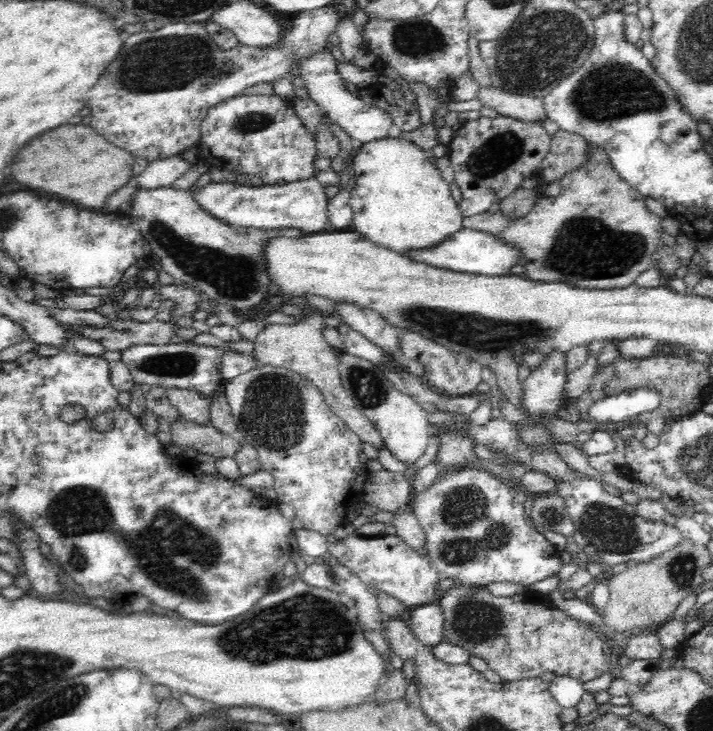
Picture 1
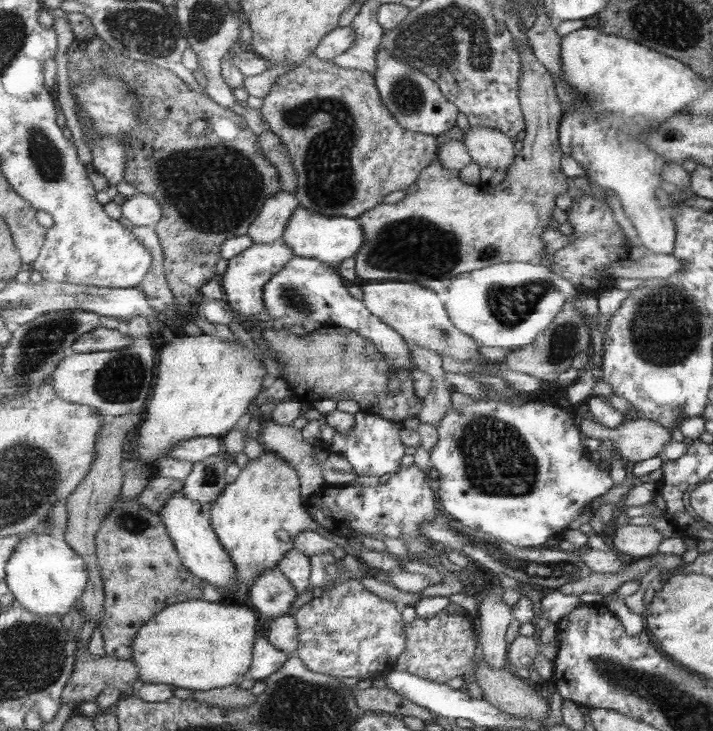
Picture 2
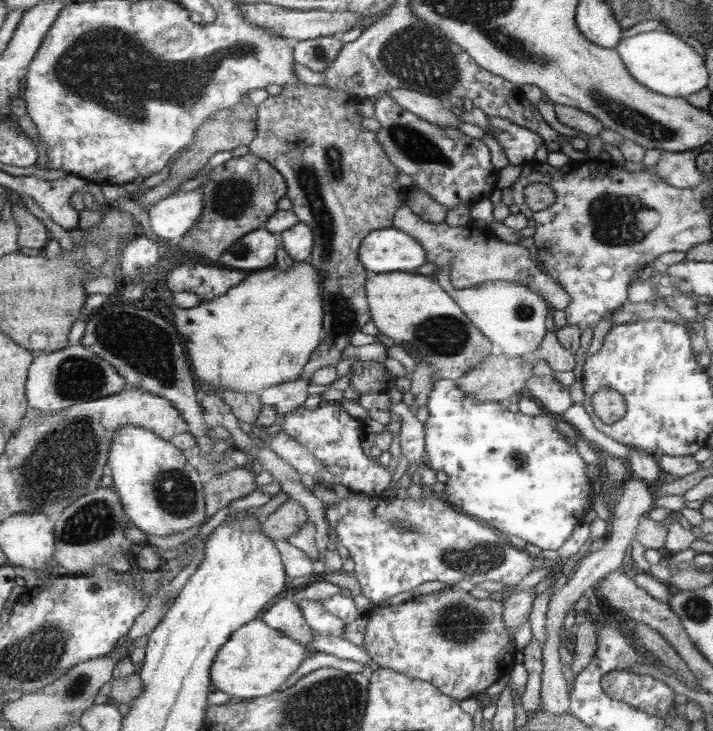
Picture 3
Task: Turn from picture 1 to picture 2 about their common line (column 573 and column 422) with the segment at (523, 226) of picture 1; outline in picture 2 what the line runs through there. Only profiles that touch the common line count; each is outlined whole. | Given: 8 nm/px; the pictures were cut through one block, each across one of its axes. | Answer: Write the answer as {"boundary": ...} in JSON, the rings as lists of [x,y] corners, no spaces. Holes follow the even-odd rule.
{"boundary":[[[533,46],[519,50],[525,66],[521,78],[521,104],[527,118],[527,136],[519,158],[507,168],[507,178],[493,190],[495,200],[481,190],[475,208],[475,186],[465,184],[461,172],[445,168],[437,158],[421,174],[417,184],[407,190],[403,202],[381,204],[359,218],[367,236],[361,254],[355,256],[355,272],[361,278],[373,282],[417,282],[447,296],[447,278],[455,280],[463,272],[505,262],[547,264],[541,258],[541,252],[549,250],[543,234],[547,228],[555,226],[551,216],[555,198],[569,188],[569,178],[561,170],[565,152],[559,138],[565,108],[555,92],[549,70],[537,60]]]}

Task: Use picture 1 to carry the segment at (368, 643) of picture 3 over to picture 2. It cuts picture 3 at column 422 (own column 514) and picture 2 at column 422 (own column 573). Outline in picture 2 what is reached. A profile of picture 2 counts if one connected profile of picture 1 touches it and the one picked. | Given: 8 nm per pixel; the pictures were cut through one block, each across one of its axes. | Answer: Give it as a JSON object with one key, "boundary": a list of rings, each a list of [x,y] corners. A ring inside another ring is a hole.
{"boundary":[[[447,610],[435,614],[433,618],[415,618],[413,622],[407,624],[405,634],[407,634],[407,650],[401,654],[399,662],[393,666],[395,670],[401,672],[413,672],[421,678],[447,684],[449,680],[457,676],[465,676],[471,672],[473,658],[477,654],[477,642],[479,634],[475,636],[473,628],[473,618],[471,616],[457,616],[457,614],[447,614]]]}

